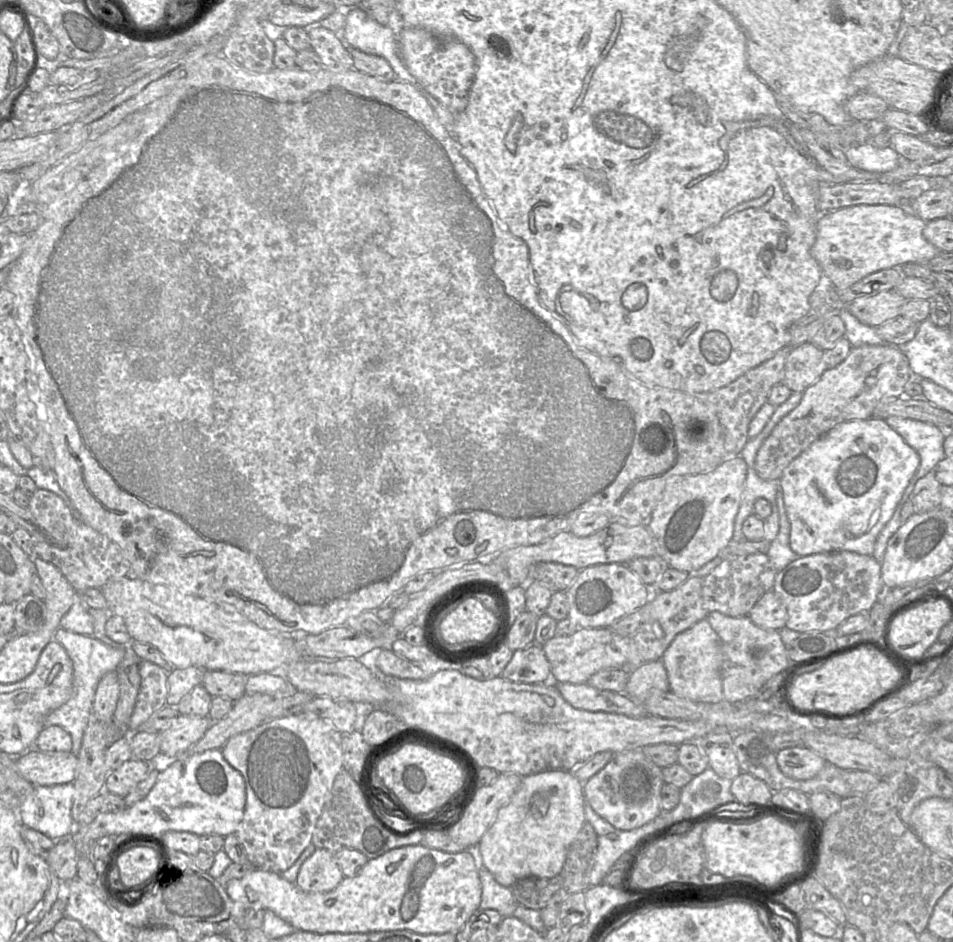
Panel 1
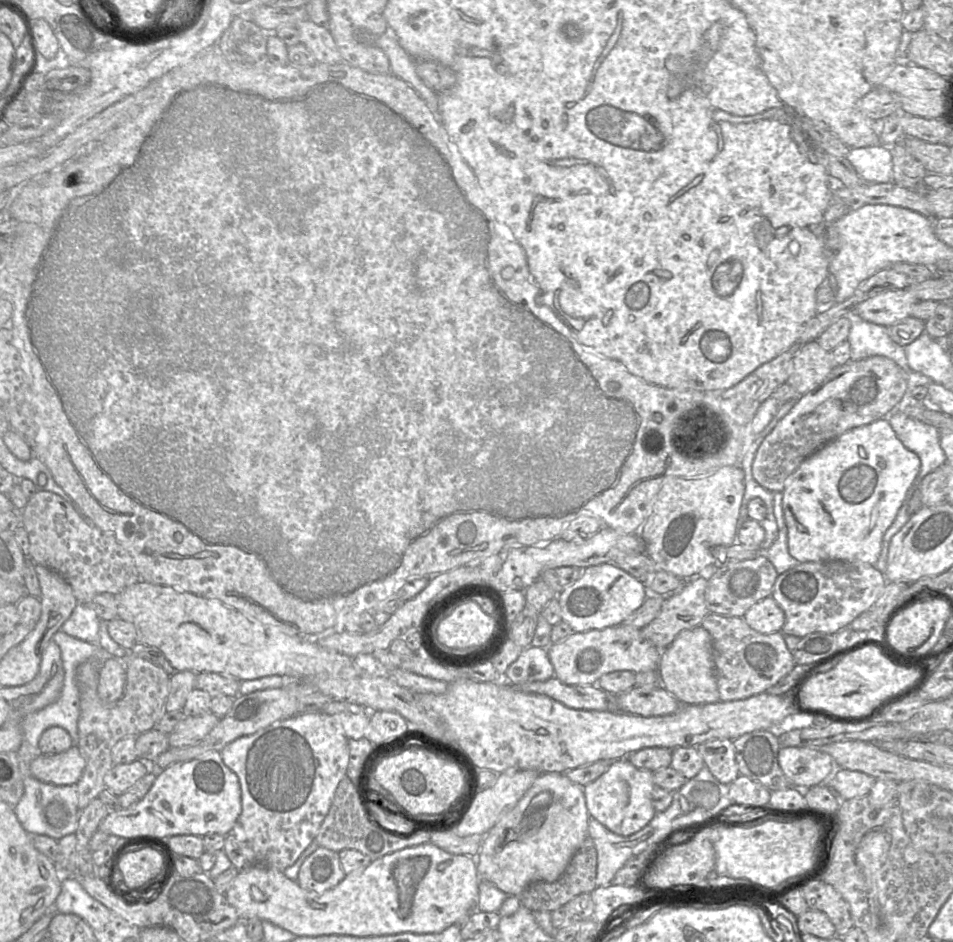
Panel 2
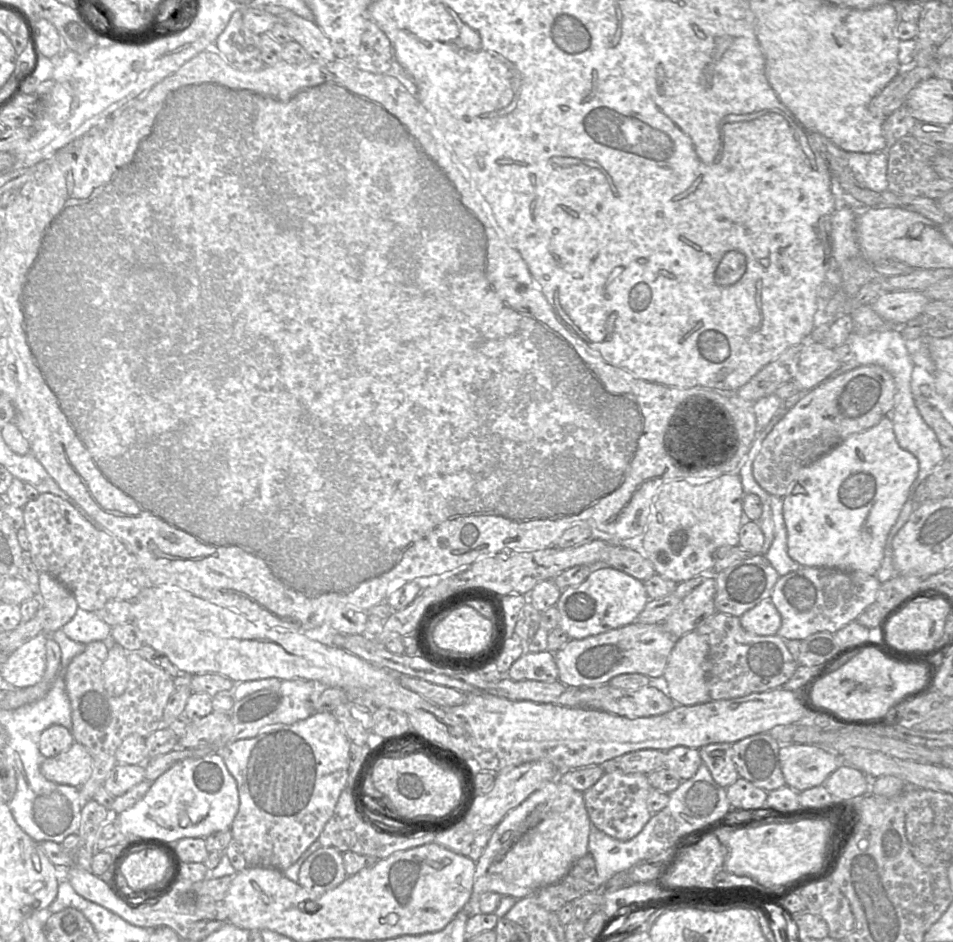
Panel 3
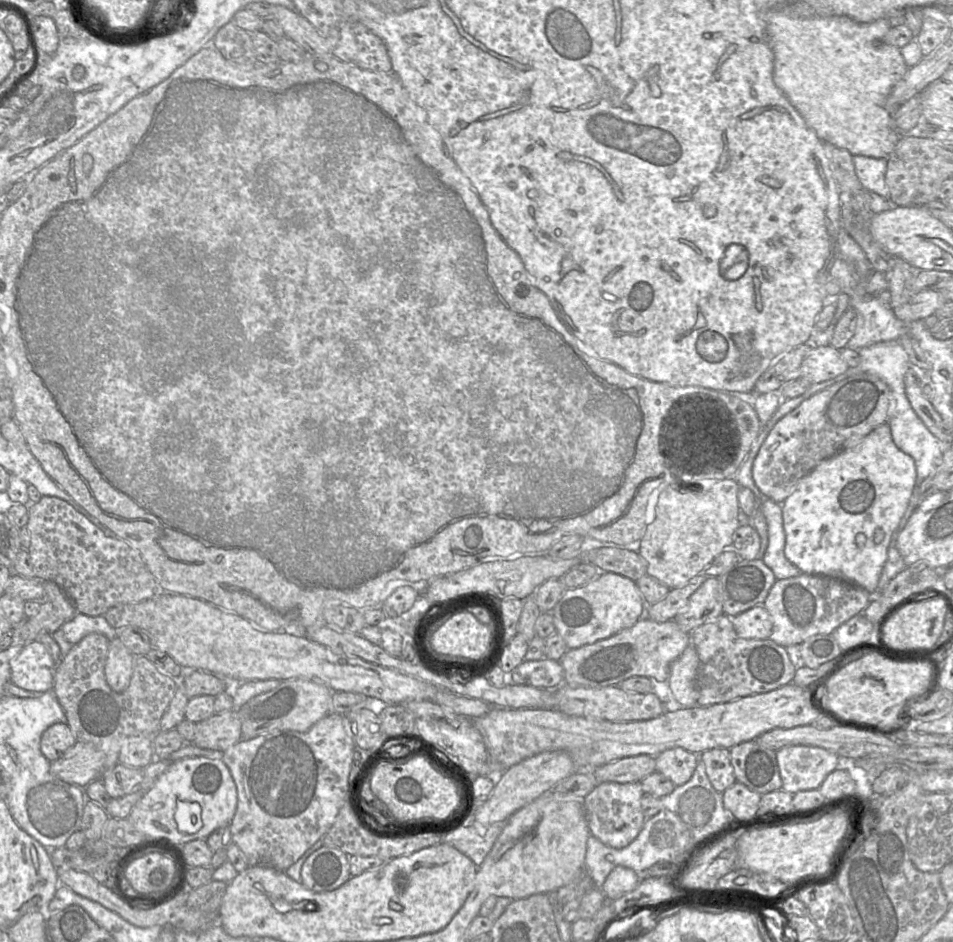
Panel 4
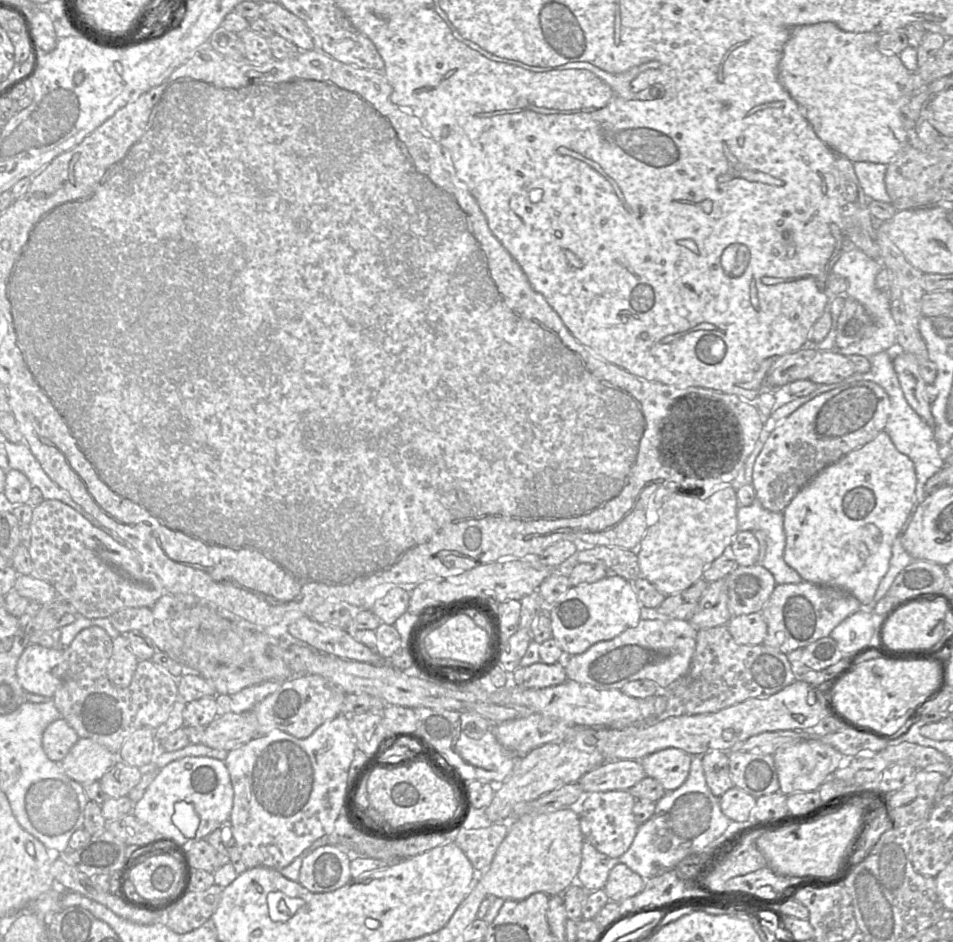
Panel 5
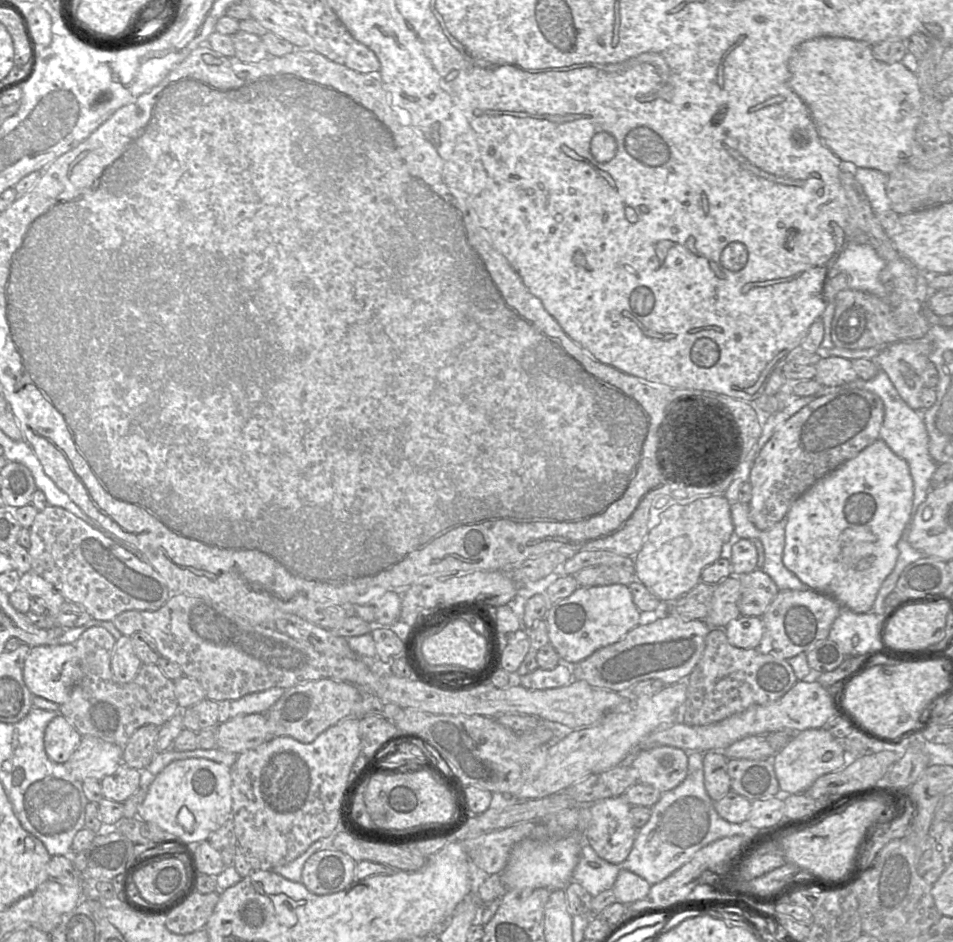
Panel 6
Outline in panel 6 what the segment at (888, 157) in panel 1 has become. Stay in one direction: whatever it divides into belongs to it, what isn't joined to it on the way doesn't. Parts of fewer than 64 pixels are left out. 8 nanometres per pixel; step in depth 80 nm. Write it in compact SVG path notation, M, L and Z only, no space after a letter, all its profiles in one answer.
M857 167L854 176L863 187L875 214L891 209L886 193L887 174L875 169Z

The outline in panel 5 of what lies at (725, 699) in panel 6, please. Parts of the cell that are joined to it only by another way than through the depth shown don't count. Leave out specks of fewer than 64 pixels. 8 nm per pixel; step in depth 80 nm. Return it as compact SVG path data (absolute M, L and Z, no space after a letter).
M727 625L699 629L682 711L688 715L715 713L749 698L773 695L795 680L787 655L777 649L764 644L738 645Z

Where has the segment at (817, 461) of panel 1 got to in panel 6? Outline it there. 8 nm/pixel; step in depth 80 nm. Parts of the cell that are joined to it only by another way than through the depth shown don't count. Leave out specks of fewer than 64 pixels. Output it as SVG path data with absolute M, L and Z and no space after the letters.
M878 438L857 456L844 462L842 465L819 479L791 505L787 513L787 524L785 529L785 548L783 552L784 566L813 591L832 597L842 609L848 609L855 613L870 612L882 583L895 567L899 555L897 543L901 538L910 517L913 494L913 480L907 462L898 457L883 440Z

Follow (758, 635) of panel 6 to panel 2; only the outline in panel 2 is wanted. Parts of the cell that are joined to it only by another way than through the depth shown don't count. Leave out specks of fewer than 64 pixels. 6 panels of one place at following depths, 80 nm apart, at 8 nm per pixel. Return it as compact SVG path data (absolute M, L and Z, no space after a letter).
M772 596L752 605L743 618L753 630L762 634L781 632L785 623L784 611Z

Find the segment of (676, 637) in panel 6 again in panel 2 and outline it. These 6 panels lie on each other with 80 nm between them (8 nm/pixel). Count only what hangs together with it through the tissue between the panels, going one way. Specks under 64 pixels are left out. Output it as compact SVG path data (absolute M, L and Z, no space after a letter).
M628 624L574 632L546 649L554 667L554 676L567 685L595 685L602 675L614 671L658 671L662 652L643 637L641 629Z

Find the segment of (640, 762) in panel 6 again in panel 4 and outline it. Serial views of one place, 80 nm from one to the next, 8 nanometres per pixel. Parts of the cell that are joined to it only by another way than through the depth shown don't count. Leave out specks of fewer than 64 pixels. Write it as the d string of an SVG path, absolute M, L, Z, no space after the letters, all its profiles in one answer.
M680 747L671 748L655 757L655 770L677 787L690 780L697 766L698 756Z

